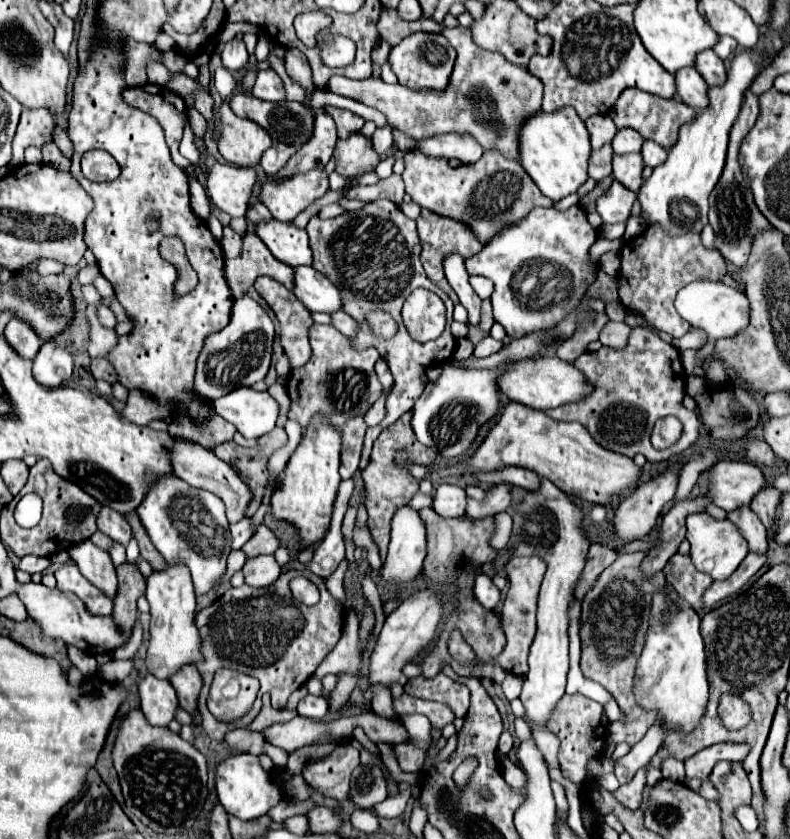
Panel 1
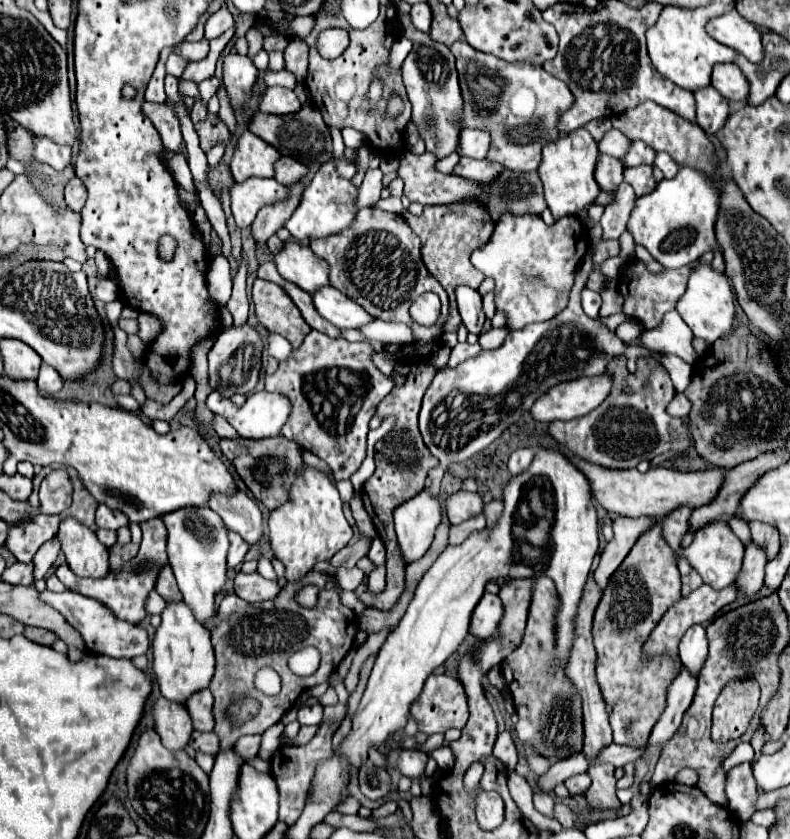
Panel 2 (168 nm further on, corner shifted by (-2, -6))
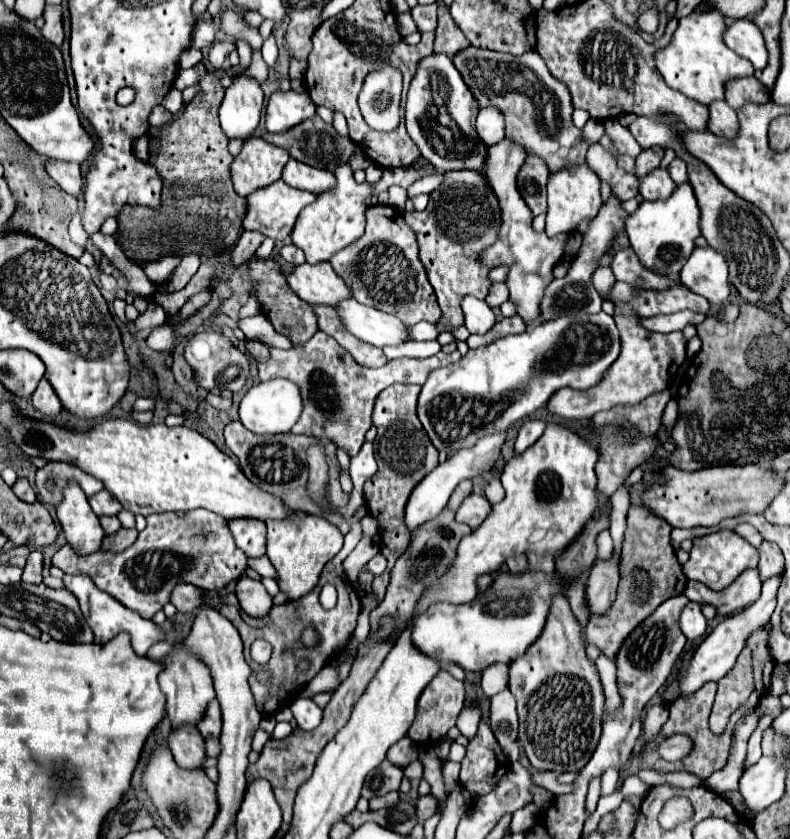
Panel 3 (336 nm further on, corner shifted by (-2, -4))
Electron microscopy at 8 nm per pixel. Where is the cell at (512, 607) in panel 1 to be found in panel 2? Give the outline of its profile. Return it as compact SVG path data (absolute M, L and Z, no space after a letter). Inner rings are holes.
M545 575L533 577L533 599L529 607L527 627L521 645L501 663L503 679L511 691L515 711L519 713L519 723L515 725L517 737L523 743L531 743L539 755L559 761L577 751L583 745L583 711L581 711L581 697L573 691L571 681L565 673L557 673L551 677L545 667L553 657L555 649L555 635L553 635L553 615L555 607L559 605L557 591L553 581Z

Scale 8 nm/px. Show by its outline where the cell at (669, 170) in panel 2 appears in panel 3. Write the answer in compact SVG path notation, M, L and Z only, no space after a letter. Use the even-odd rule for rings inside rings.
M675 157L675 159L671 161L669 173L671 173L671 177L673 177L673 181L675 181L677 185L689 181L689 177L687 177L687 165L685 165L685 161L679 159L679 157Z

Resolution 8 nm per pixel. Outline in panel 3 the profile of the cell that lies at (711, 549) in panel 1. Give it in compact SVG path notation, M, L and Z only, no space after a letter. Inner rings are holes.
M717 531L693 541L693 549L689 561L683 565L683 573L687 575L687 579L699 581L713 591L721 591L727 585L731 585L745 569L757 567L757 563L759 563L759 553L749 541L745 541L735 531Z

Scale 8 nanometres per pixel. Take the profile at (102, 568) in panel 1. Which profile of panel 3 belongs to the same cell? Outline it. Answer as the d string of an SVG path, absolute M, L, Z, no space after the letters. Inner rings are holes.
M69 481L63 489L63 501L55 507L57 511L57 519L61 523L61 529L67 537L67 543L79 553L79 555L89 555L89 553L95 553L99 547L101 547L101 539L105 537L101 525L99 525L99 519L97 515L93 513L93 509L89 507L87 503L87 497L85 493L79 489L79 485L75 481Z

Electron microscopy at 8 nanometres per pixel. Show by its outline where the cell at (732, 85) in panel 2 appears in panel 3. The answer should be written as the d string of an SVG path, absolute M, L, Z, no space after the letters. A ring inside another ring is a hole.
M755 77L735 79L735 81L729 81L725 87L725 101L729 103L729 107L739 111L747 103L769 101L769 89L765 89L765 85L761 85Z

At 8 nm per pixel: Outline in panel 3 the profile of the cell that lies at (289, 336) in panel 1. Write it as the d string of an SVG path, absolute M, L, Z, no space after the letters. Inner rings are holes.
M253 259L249 263L249 275L251 281L255 283L253 287L253 295L259 299L261 303L261 311L263 315L273 323L275 331L281 335L287 335L295 345L301 345L305 341L309 341L317 331L317 315L313 313L311 305L305 305L305 301L301 301L289 287L285 281L285 275L281 273L281 265L275 259Z

